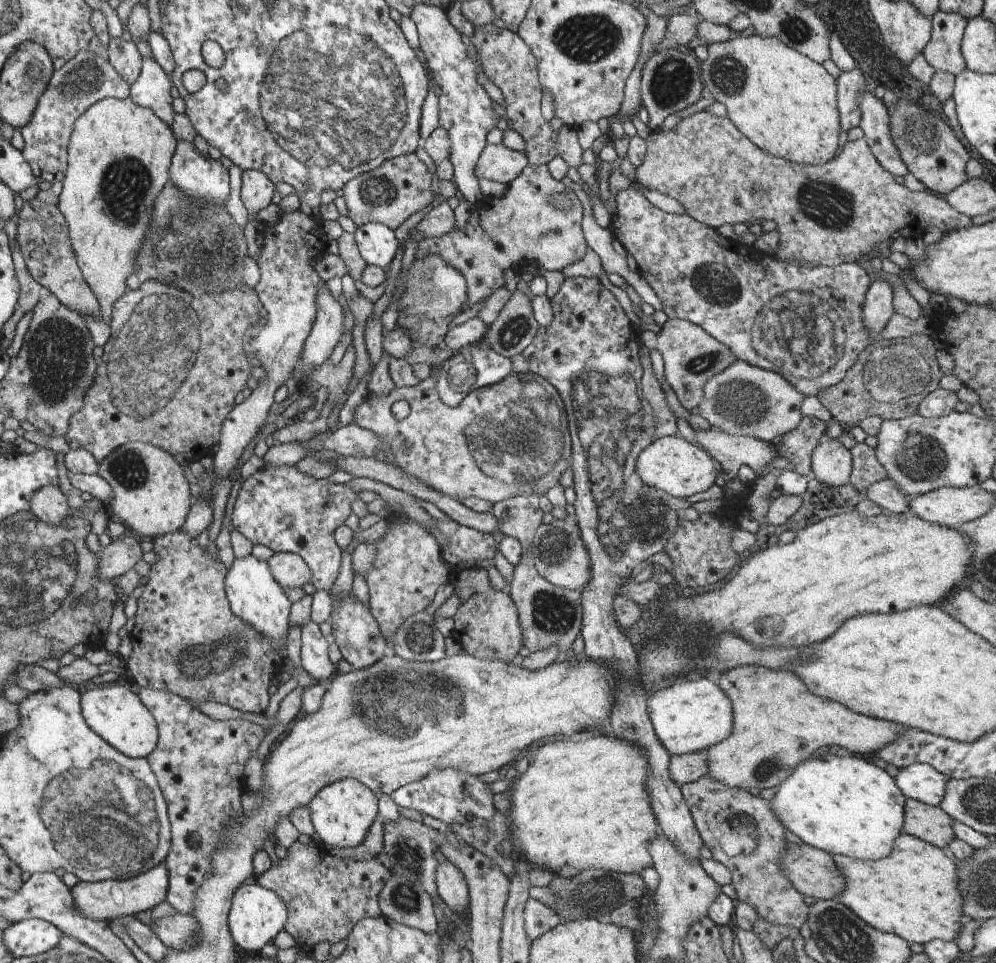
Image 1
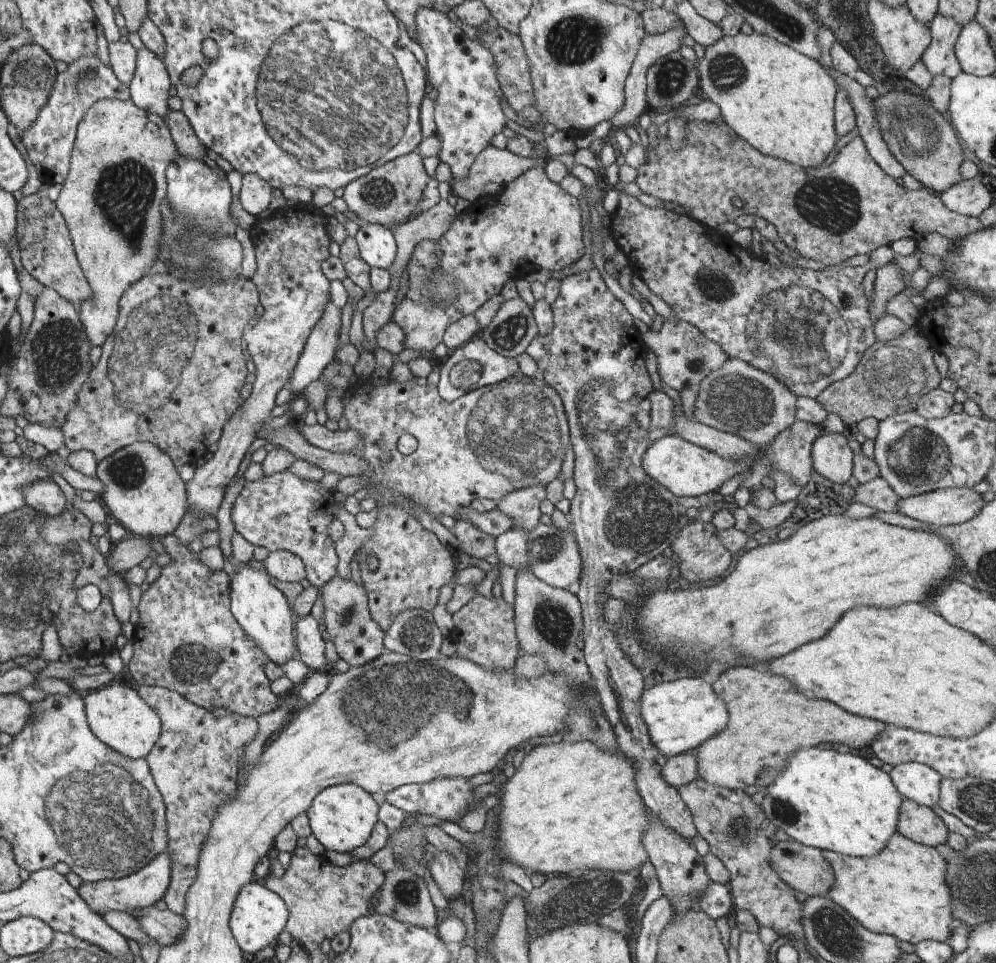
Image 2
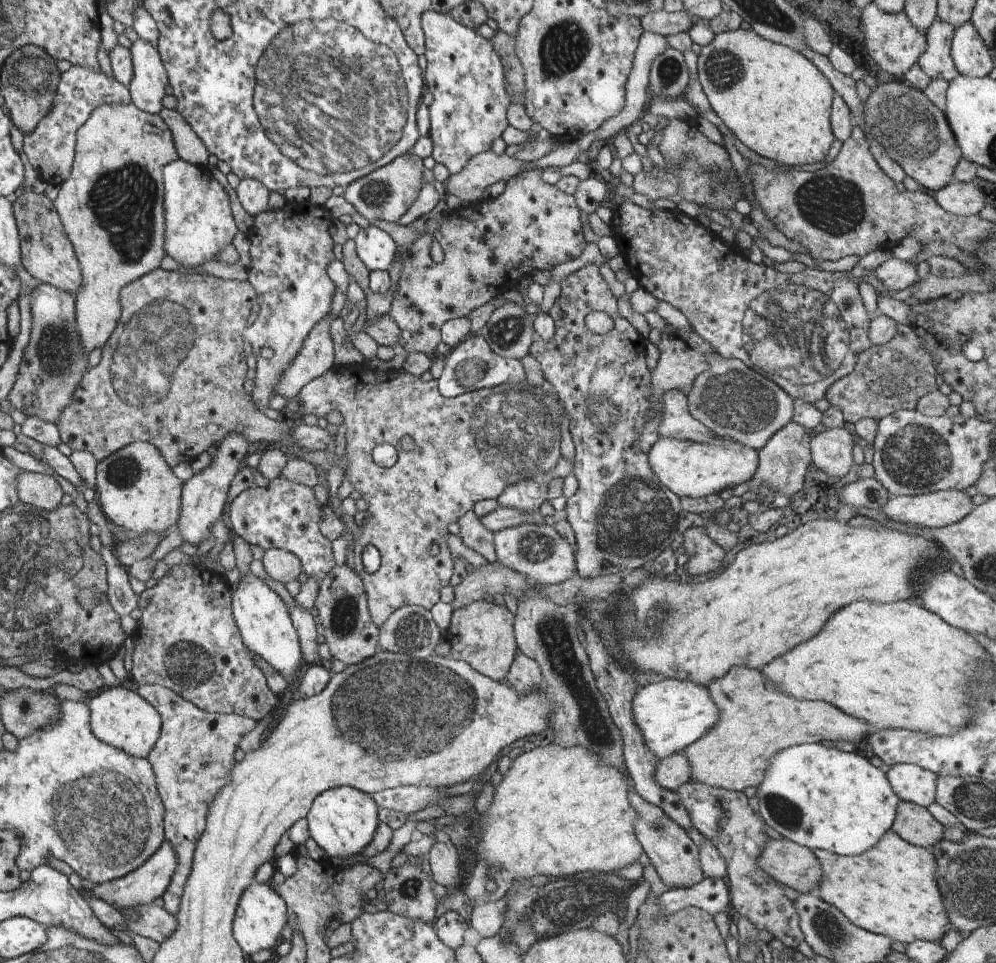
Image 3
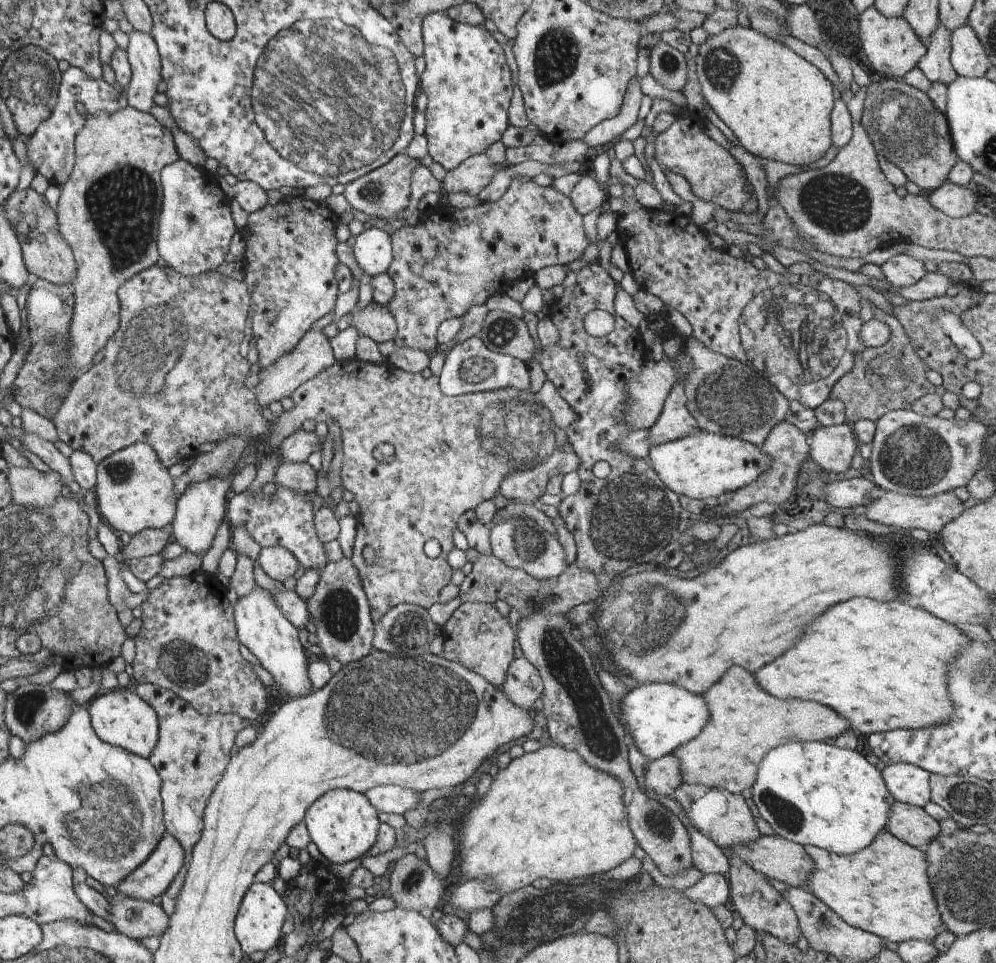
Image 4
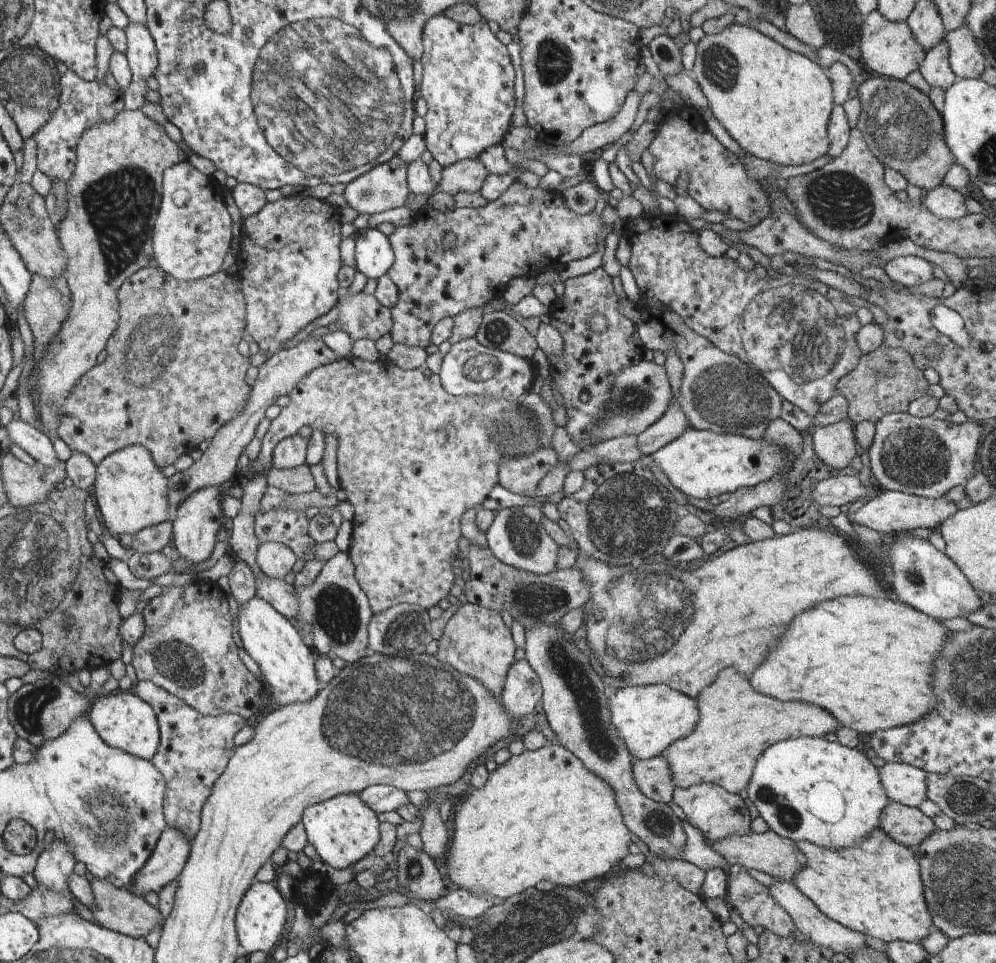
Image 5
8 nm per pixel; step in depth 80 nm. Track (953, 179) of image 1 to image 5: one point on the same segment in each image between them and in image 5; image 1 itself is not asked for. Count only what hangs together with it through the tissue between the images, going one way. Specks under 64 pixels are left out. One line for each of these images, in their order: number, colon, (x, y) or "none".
2: (920, 138)
3: (916, 133)
4: (904, 125)
5: (904, 130)

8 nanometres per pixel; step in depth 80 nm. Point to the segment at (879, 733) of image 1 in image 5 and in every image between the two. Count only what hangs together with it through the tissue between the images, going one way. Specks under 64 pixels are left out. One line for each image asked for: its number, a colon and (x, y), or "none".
2: (753, 749)
3: (756, 720)
4: (745, 723)
5: (736, 725)

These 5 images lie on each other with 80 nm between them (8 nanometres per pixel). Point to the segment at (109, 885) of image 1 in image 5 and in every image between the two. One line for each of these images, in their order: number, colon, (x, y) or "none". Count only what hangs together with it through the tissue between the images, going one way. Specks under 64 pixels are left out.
2: (145, 887)
3: (150, 881)
4: (151, 879)
5: (167, 862)

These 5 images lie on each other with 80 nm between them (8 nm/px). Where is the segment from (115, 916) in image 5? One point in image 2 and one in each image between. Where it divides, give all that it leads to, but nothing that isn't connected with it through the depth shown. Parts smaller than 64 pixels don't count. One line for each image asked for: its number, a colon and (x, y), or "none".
2: (165, 927)
3: (151, 921)
4: (136, 918)

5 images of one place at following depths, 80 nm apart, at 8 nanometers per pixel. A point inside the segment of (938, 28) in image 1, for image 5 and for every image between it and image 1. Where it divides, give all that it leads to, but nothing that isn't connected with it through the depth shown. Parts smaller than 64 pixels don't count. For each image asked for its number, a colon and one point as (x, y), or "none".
2: (940, 57)
3: (937, 61)
4: (935, 64)
5: (936, 68)

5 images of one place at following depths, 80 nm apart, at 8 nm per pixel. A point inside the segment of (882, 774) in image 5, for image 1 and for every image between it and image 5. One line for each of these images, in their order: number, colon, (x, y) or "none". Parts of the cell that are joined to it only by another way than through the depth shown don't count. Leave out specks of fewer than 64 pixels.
1: (922, 782)
2: (915, 781)
3: (910, 782)
4: (907, 783)

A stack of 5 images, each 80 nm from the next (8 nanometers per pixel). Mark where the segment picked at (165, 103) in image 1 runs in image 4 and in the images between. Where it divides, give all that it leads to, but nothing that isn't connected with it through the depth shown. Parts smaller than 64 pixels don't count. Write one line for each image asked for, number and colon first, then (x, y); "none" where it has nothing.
2: (150, 88)
3: (150, 77)
4: (144, 55)

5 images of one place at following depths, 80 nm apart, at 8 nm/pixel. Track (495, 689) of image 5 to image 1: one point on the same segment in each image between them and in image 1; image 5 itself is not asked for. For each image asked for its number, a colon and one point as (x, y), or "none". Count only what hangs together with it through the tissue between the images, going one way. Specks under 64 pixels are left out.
1: (487, 626)
2: (484, 632)
3: (481, 634)
4: (476, 635)

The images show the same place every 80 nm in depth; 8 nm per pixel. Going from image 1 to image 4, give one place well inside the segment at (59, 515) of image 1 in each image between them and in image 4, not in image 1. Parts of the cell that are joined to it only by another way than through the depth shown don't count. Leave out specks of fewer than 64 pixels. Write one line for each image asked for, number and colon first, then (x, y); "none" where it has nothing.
2: (45, 496)
3: (41, 491)
4: (30, 486)

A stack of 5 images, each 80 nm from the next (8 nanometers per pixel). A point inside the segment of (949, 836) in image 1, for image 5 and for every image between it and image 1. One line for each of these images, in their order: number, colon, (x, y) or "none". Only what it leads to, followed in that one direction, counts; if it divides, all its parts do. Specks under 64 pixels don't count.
2: (920, 823)
3: (913, 823)
4: (912, 824)
5: (909, 826)

